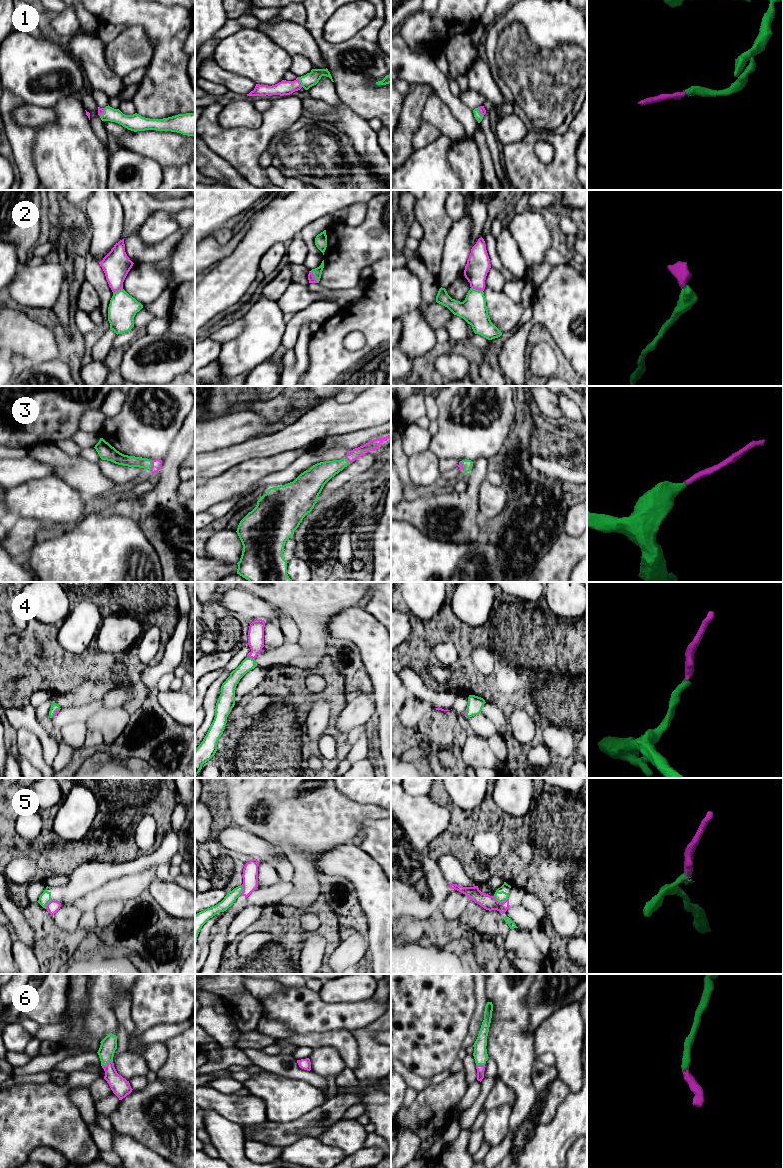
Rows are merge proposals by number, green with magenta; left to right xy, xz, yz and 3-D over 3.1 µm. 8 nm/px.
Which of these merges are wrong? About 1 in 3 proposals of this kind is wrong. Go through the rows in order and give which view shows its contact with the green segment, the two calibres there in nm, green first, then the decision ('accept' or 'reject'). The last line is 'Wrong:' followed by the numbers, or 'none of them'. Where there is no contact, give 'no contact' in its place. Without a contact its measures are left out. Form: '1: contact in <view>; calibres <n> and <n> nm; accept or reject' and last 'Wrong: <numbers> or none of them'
1: contact in xz; calibres 110 and 120 nm; accept
2: contact in xz; calibres 70 and 60 nm; reject
3: contact in xy; calibres 100 and 80 nm; accept
4: contact in xz; calibres 100 and 130 nm; accept
5: contact in yz; calibres 80 and 120 nm; reject
6: contact in xy; calibres 130 and 150 nm; accept
Wrong: 2, 5

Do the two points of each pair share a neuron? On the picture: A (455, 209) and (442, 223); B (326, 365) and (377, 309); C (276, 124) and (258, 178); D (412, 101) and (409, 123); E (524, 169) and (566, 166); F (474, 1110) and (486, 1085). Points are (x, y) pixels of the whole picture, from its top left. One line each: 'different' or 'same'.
A: different
B: same
C: same
D: same
E: same
F: same

